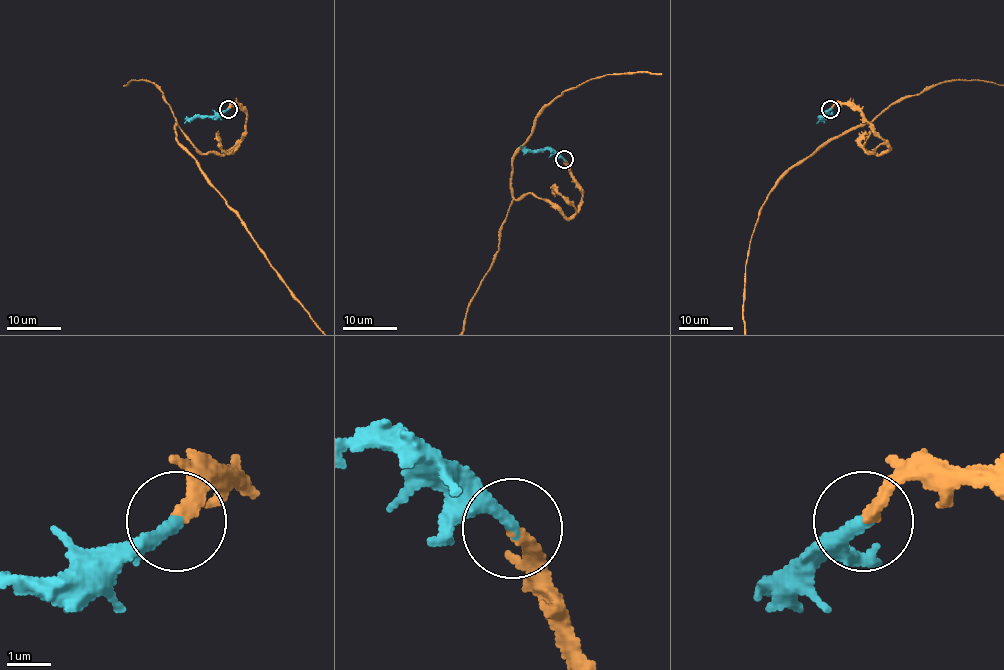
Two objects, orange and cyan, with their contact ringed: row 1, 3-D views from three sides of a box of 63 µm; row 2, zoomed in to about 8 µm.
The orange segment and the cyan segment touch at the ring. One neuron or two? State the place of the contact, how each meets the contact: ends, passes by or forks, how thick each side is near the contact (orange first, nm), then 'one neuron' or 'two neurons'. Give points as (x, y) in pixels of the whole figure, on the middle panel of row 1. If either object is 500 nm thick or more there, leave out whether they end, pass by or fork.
at (564, 159); orange ends there; cyan ends there; 280 nm thick on the orange side, 320 nm on the other; one neuron

